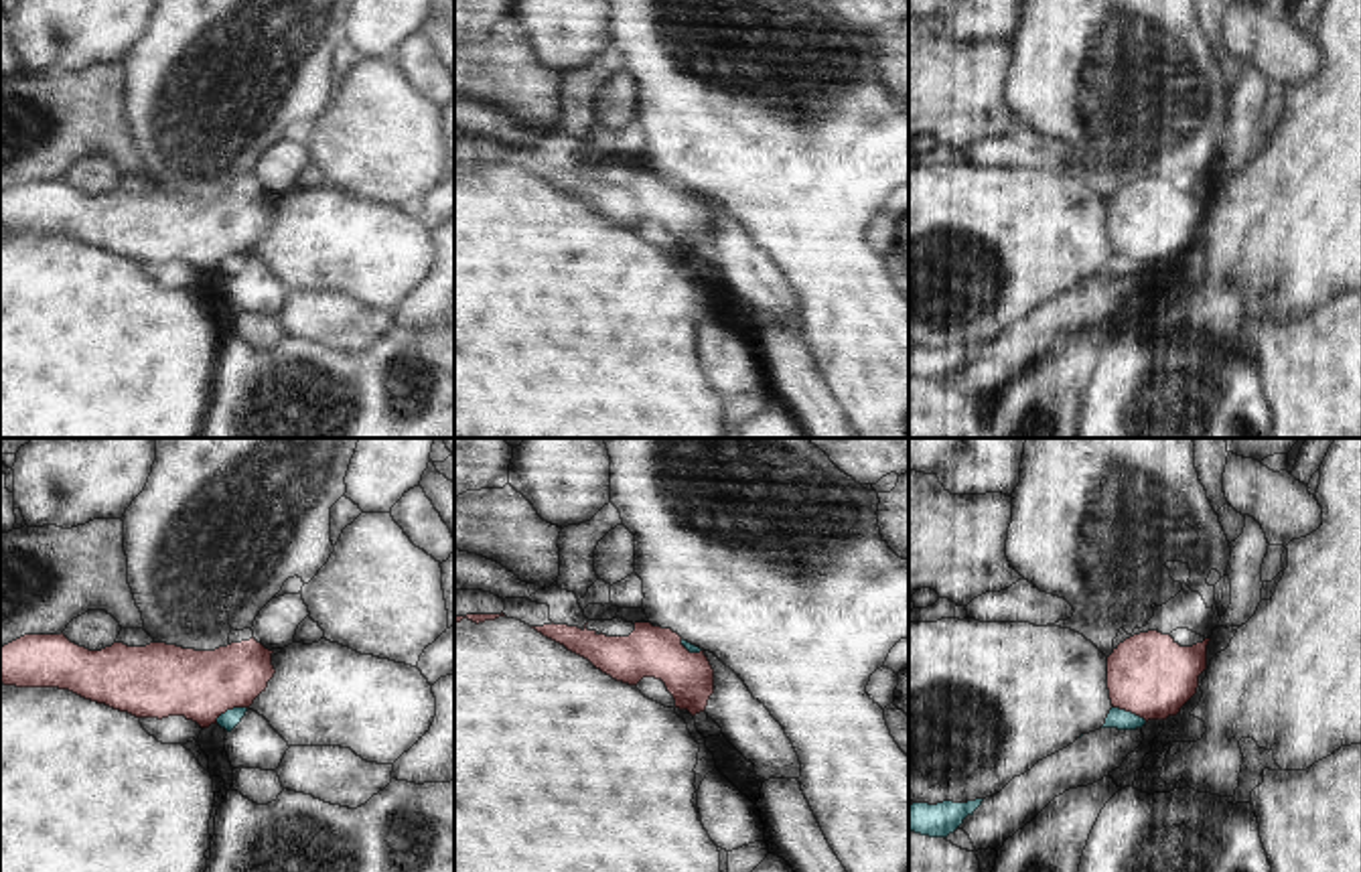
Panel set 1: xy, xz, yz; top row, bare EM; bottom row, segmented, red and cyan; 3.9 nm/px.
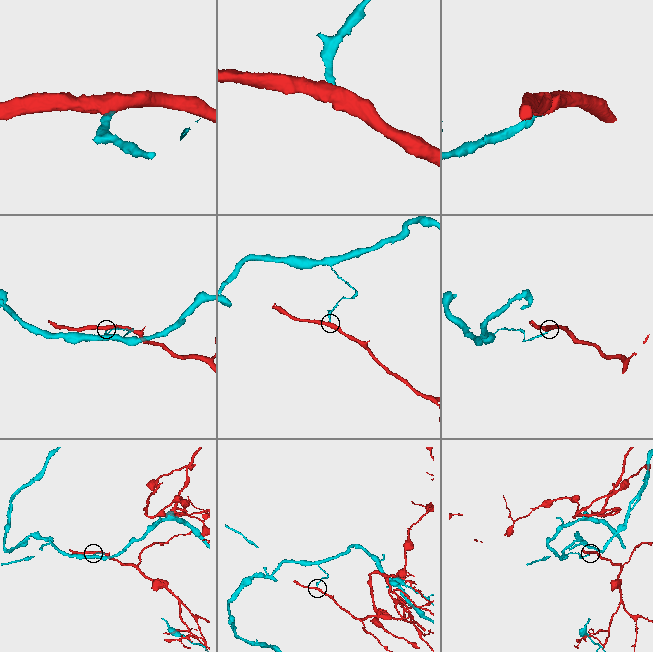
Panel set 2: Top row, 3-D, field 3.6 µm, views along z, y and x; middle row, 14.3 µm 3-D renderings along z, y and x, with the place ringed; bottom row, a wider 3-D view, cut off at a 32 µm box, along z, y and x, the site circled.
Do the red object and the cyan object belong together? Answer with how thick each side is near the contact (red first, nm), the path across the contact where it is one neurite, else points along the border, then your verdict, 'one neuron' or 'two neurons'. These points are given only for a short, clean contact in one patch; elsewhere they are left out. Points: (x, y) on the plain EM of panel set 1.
280/70 nm | along xy (246, 252), (226, 256), (216, 268) | two neurons

